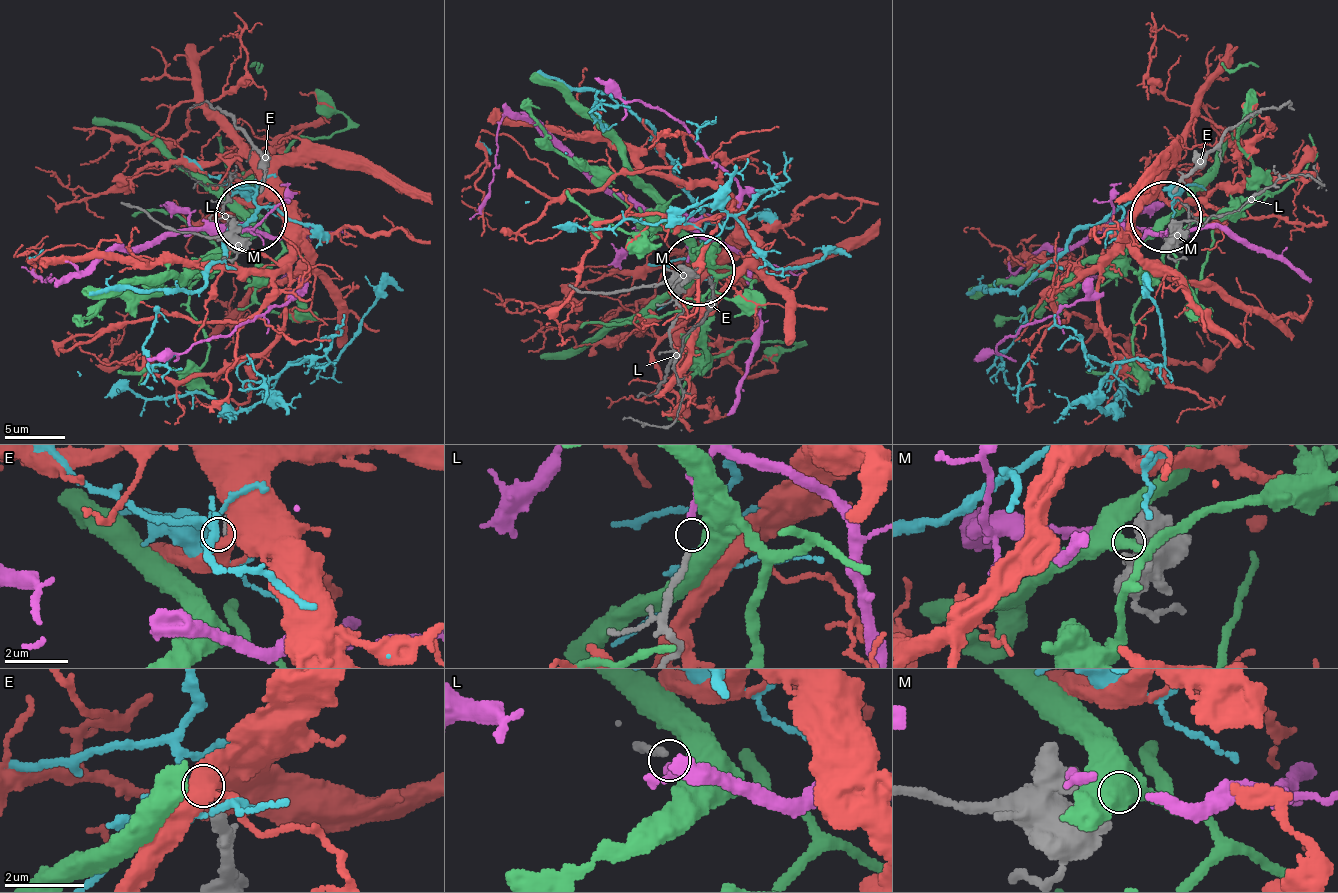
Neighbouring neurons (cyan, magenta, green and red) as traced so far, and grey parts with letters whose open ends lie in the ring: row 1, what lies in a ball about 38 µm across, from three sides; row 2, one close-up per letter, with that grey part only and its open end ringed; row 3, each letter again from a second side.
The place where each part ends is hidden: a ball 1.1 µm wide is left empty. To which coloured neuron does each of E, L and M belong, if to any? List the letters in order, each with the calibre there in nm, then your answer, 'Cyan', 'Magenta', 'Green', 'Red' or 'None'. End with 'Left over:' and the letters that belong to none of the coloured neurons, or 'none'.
E: Thickness 280 nm. None
L: Thickness 170 nm. Magenta
M: Thickness 500 nm. Green
Left over: E

